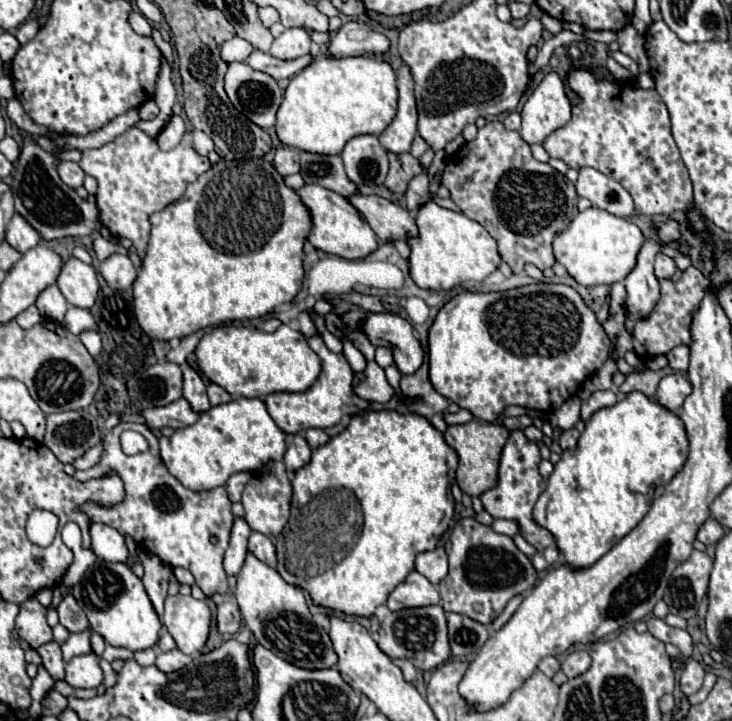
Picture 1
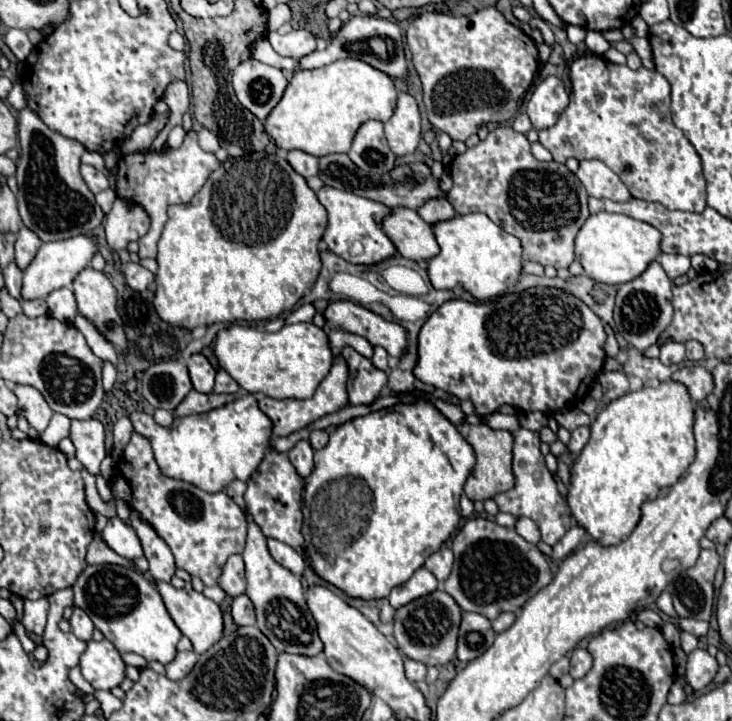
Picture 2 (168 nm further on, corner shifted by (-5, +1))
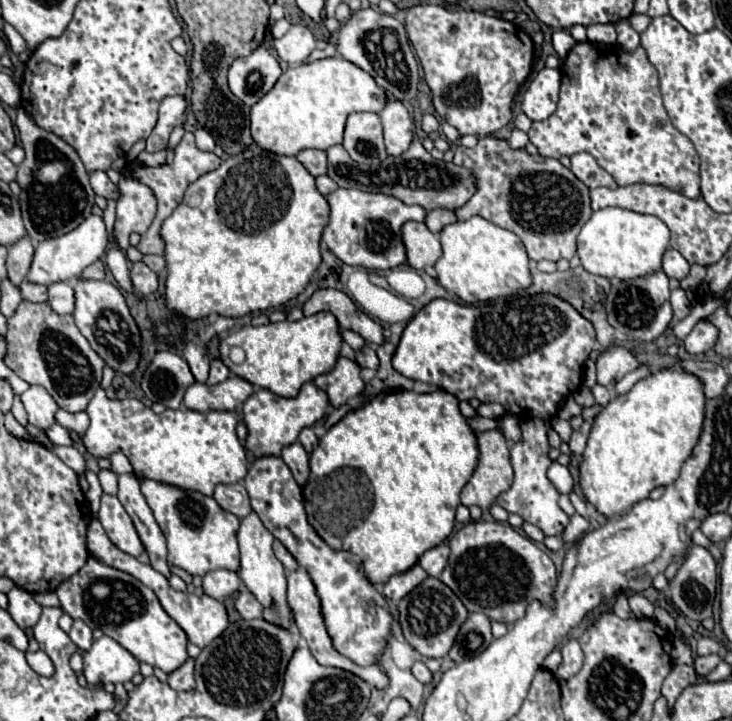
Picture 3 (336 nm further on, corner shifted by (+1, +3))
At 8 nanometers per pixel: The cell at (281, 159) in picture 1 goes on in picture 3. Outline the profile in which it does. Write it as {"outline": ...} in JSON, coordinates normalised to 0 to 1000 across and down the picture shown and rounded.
{"outline":[[[413,208],[404,216],[429,244],[445,241],[445,211],[443,208]]]}

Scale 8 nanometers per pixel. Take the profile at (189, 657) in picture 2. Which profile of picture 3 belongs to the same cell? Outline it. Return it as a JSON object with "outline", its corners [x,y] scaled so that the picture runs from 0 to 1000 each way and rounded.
{"outline":[[[260,913],[243,929],[230,935],[230,949],[232,949],[232,954],[246,957],[246,960],[262,960],[268,951],[268,946],[265,946],[265,915]]]}

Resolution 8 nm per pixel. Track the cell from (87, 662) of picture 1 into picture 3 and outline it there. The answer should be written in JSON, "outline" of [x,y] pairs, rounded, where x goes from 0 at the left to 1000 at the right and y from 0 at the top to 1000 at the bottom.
{"outline":[[[150,882],[128,888],[126,899],[112,904],[112,910],[120,949],[175,946],[191,932],[191,918]]]}

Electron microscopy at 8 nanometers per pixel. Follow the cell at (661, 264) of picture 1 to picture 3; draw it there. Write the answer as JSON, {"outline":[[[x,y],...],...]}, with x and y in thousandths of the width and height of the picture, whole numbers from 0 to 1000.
{"outline":[[[913,347],[907,352],[907,366],[904,366],[904,374],[910,377],[913,386],[923,386],[923,388],[932,388],[940,383],[943,377],[943,366],[937,363],[937,358],[926,350],[926,347]]]}

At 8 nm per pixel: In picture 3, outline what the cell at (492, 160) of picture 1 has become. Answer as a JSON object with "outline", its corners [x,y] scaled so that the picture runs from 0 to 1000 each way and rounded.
{"outline":[[[661,189],[653,194],[653,200],[648,205],[626,202],[620,227],[642,233],[653,247],[650,269],[639,277],[637,286],[623,291],[626,305],[658,300],[667,308],[702,322],[716,336],[721,355],[732,363],[735,361],[762,363],[765,358],[779,361],[787,352],[787,327],[790,327],[795,311],[801,311],[801,305],[809,300],[806,269],[803,269],[803,261],[779,236],[773,236],[762,222],[732,219],[732,216],[724,216],[719,208],[699,208],[691,194],[683,194],[675,189]]]}

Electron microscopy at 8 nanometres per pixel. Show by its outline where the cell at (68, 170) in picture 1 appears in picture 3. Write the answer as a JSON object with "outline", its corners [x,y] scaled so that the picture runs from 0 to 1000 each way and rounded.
{"outline":[[[126,239],[126,241],[123,241],[123,255],[126,255],[128,266],[131,266],[134,272],[142,272],[145,277],[161,277],[161,275],[164,275],[161,258],[153,255],[153,250],[148,247],[145,239]]]}

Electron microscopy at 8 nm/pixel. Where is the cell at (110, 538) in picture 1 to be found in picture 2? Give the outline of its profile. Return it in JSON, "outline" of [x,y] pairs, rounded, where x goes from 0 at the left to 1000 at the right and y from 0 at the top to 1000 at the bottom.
{"outline":[[[150,718],[137,743],[167,774],[183,777],[194,771],[194,757],[186,738],[180,735],[180,730],[172,730],[164,718]]]}

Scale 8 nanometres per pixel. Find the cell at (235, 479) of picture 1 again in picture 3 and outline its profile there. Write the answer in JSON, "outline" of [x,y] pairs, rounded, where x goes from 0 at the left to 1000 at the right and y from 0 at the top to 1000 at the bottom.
{"outline":[[[328,669],[325,671],[301,671],[301,674],[295,674],[290,691],[298,696],[298,702],[303,707],[317,710],[325,718],[333,718],[336,713],[344,710],[339,682]]]}

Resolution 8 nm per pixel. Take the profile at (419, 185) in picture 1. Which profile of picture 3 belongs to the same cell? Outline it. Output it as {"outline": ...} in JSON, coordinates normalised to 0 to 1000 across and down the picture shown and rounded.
{"outline":[[[587,291],[582,300],[582,313],[593,325],[598,325],[607,313],[620,311],[620,308],[623,308],[623,300],[617,291]]]}

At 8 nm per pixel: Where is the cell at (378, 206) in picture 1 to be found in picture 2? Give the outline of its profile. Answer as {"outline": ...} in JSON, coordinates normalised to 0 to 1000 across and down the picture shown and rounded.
{"outline":[[[541,286],[533,288],[522,305],[525,325],[536,333],[541,347],[560,361],[585,361],[598,352],[598,338],[590,313],[582,311],[566,291]]]}

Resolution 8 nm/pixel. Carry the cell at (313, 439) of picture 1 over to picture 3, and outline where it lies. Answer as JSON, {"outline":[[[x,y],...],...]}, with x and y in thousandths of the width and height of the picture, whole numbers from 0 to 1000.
{"outline":[[[415,594],[415,596],[410,599],[410,605],[407,605],[407,613],[415,619],[418,627],[426,627],[426,621],[434,616],[434,607],[432,607],[432,602],[426,599],[426,594]]]}

